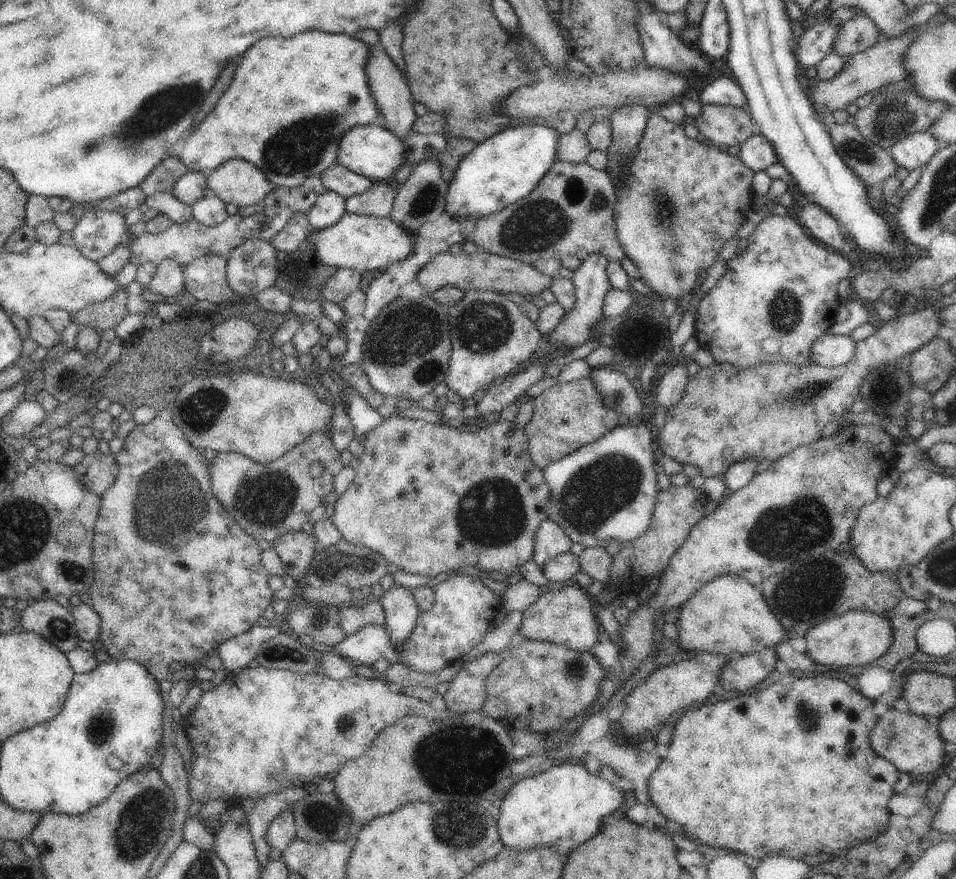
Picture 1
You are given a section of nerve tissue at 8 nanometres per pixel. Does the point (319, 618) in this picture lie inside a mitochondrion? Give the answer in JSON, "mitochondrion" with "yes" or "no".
{"mitochondrion":"no"}

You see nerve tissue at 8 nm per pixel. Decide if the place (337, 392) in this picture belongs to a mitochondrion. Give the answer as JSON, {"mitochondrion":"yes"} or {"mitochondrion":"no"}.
{"mitochondrion":"no"}

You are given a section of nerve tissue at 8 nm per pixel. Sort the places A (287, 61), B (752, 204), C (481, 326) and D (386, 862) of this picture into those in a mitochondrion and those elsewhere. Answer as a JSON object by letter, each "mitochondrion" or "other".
{"A":"other","B":"other","C":"mitochondrion","D":"other"}

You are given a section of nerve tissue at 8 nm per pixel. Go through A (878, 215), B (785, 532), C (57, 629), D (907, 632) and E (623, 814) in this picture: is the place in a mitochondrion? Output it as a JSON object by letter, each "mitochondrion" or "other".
{"A":"other","B":"mitochondrion","C":"mitochondrion","D":"other","E":"other"}

